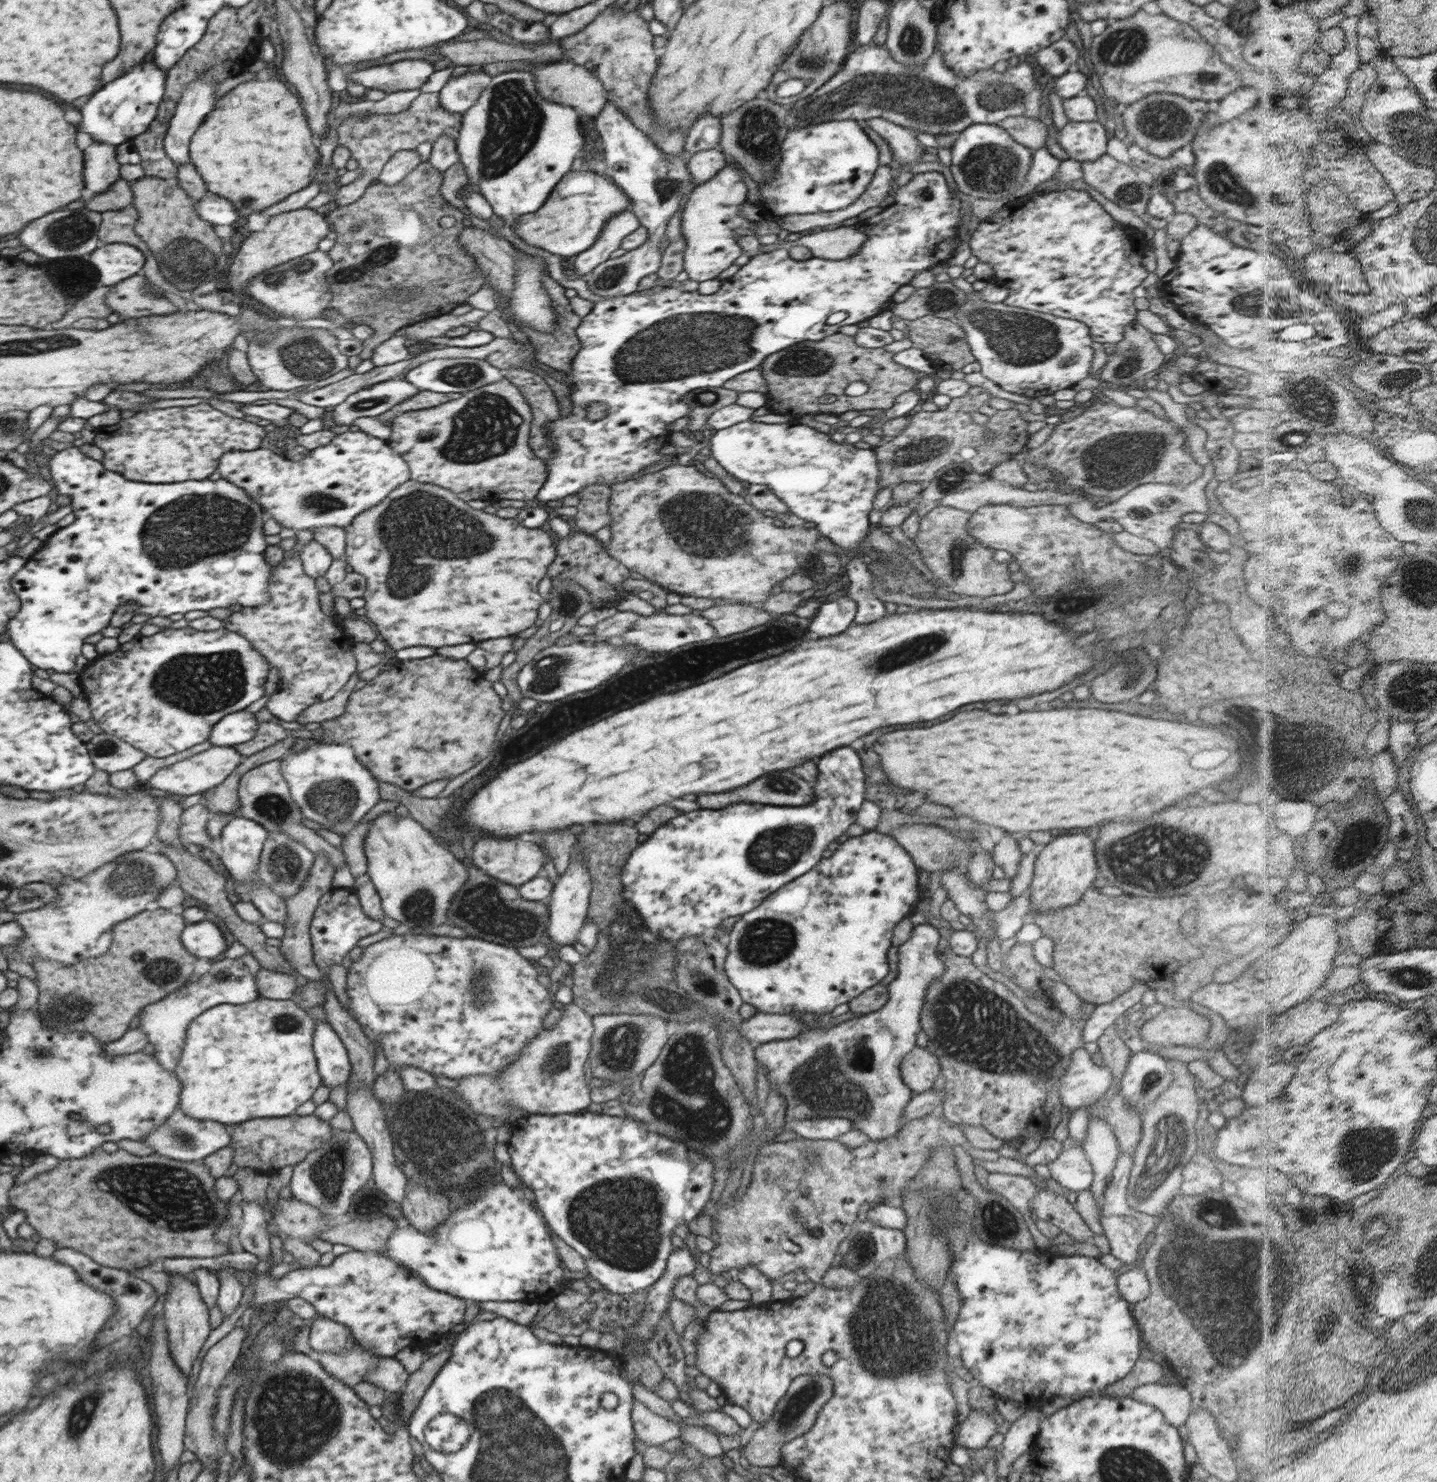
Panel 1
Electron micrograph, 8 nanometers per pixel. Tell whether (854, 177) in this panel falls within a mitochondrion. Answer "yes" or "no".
no

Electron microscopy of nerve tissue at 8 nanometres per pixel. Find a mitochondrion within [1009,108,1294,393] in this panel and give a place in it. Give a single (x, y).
(1221, 179)

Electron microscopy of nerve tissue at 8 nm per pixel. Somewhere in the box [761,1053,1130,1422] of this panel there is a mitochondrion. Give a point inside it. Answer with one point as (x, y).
(898, 1322)

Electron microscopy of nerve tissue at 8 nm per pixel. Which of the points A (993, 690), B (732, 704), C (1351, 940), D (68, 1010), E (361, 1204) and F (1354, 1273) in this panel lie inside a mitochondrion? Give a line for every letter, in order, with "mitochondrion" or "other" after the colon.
A: other
B: other
C: other
D: mitochondrion
E: mitochondrion
F: other

